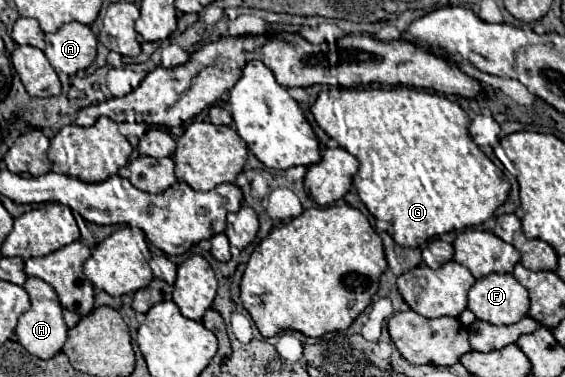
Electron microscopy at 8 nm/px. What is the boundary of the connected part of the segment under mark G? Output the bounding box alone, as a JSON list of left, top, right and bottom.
[310,86,510,248]

